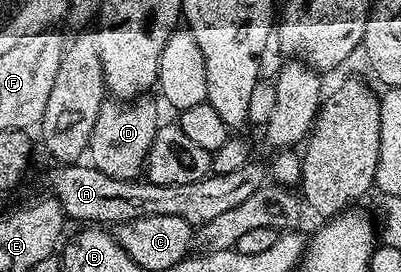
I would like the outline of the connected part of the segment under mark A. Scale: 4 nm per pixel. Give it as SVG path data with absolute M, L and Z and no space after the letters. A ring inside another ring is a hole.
M257 161L245 163L233 173L205 175L200 181L192 181L188 185L156 185L141 178L120 180L119 177L110 177L89 165L60 165L56 169L54 176L50 179L49 194L62 206L62 214L67 220L79 219L79 224L82 225L110 225L106 223L117 225L136 221L136 217L181 217L182 220L188 221L191 227L197 229L203 227L208 221L214 220L227 209L233 209L235 205L248 201L248 197L252 197L252 193L259 191L268 179L267 168L263 164L261 167Z

